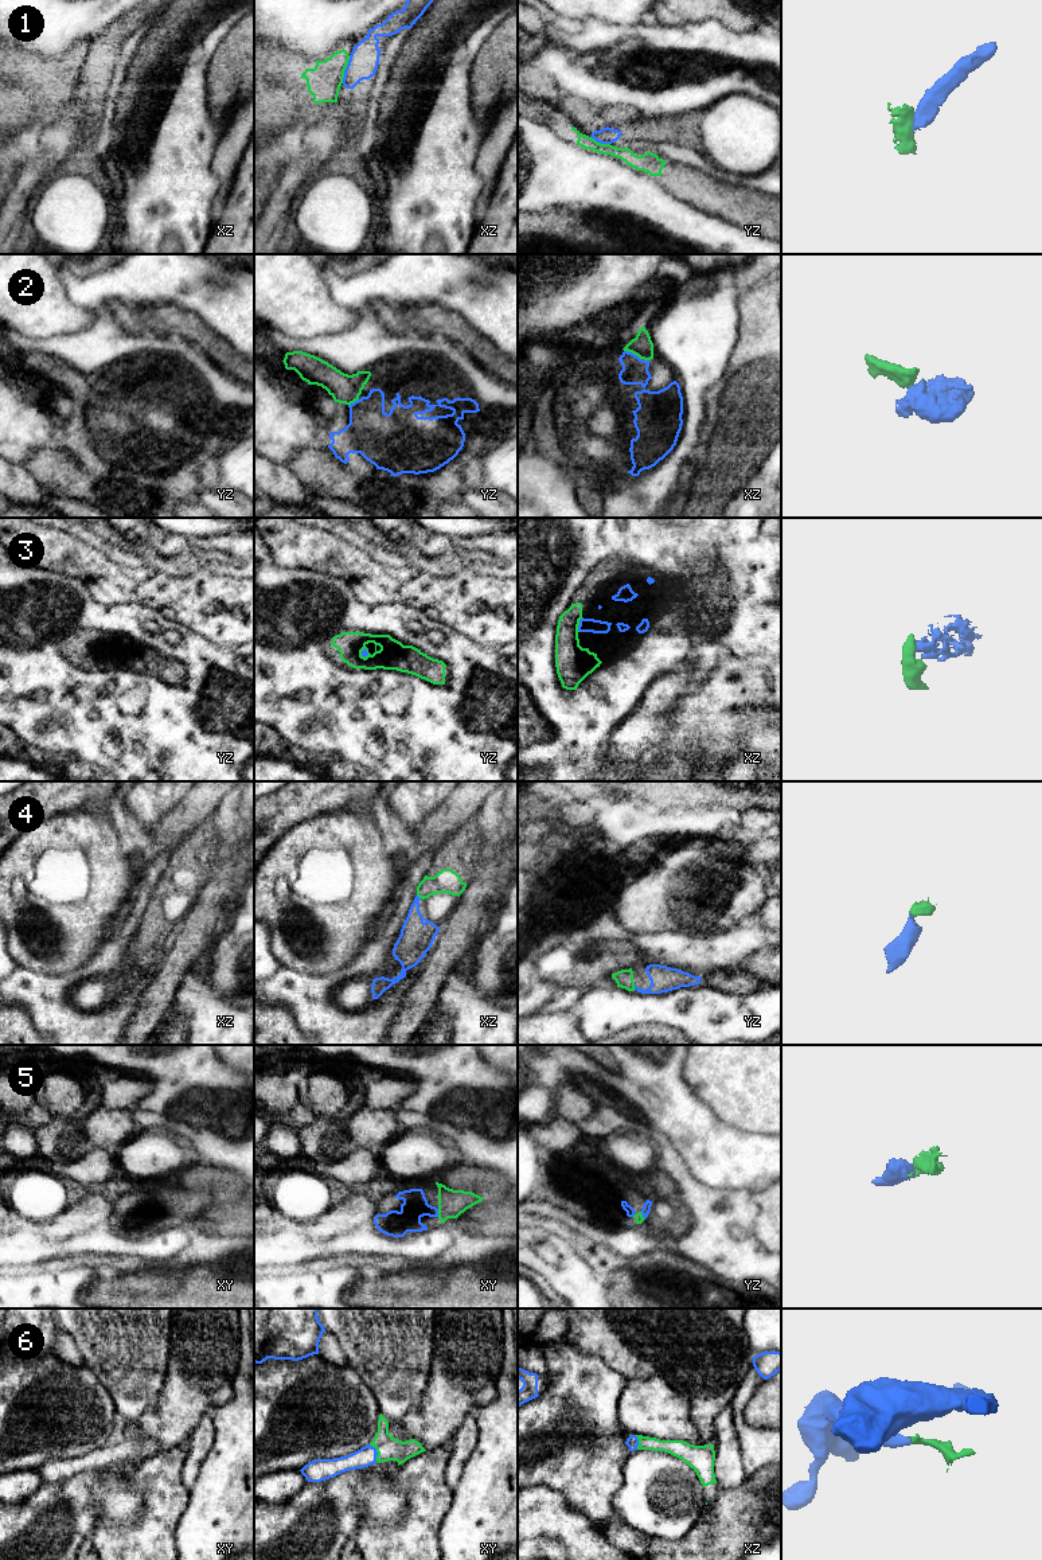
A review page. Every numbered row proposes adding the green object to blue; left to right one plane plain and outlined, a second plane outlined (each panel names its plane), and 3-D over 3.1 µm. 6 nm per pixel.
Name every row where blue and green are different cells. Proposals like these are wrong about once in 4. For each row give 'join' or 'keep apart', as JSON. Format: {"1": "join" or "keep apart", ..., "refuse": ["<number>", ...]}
{"1": "keep apart", "2": "join", "3": "join", "4": "join", "5": "join", "6": "join", "refuse": ["1"]}

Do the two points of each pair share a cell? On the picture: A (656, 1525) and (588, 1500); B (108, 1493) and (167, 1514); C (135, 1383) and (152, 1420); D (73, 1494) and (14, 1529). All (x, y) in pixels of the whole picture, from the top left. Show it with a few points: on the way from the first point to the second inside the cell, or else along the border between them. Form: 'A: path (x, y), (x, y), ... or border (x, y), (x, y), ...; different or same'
A: border (623, 1479), (613, 1498), (613, 1508), (620, 1518); different
B: border (129, 1475), (143, 1508), (131, 1523), (116, 1524); different
C: border (164, 1381), (159, 1397), (128, 1434); different
D: path (58, 1497), (28, 1521); same

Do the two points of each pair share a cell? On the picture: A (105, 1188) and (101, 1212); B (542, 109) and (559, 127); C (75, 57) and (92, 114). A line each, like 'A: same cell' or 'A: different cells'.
A: different cells
B: same cell
C: different cells

